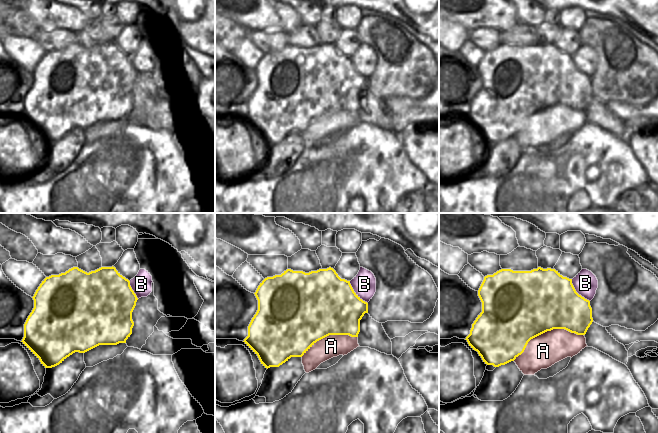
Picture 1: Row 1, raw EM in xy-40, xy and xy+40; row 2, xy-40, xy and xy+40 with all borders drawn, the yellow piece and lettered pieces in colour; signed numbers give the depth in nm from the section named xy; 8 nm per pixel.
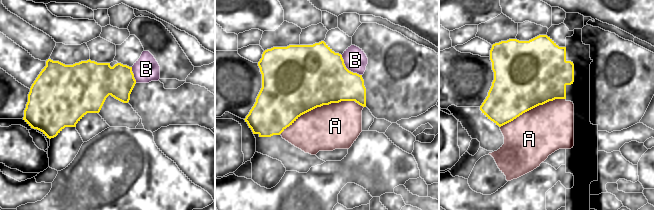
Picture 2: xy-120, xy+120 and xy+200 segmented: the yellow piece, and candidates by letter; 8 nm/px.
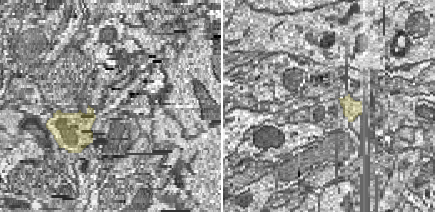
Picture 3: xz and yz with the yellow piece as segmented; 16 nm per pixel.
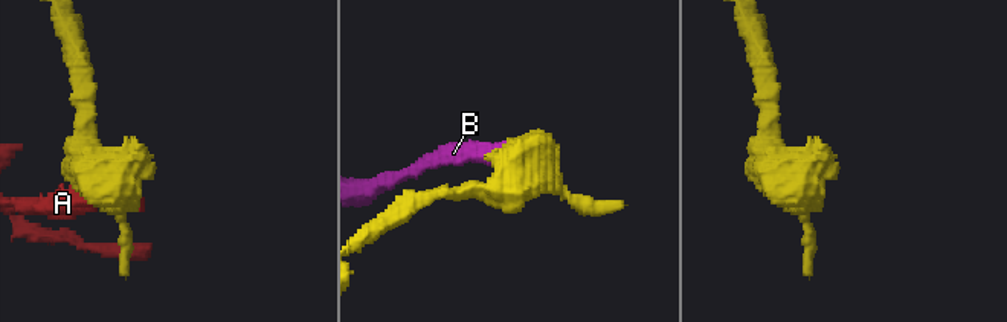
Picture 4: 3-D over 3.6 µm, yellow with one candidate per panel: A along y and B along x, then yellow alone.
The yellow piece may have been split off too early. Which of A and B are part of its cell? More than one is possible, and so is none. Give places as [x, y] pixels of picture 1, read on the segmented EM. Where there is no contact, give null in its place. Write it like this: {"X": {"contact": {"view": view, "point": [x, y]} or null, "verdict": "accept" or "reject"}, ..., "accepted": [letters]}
{"A": {"contact": {"view": "xy+40", "point": [546, 331]}, "verdict": "reject"}, "B": {"contact": {"view": "xy", "point": [355, 293]}, "verdict": "reject"}, "accepted": []}

